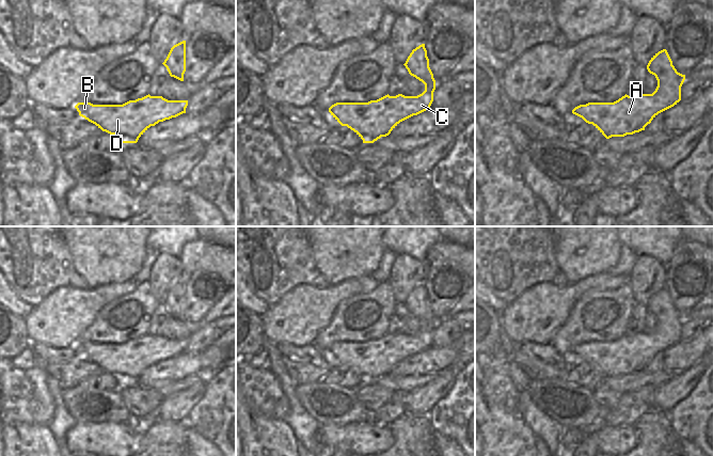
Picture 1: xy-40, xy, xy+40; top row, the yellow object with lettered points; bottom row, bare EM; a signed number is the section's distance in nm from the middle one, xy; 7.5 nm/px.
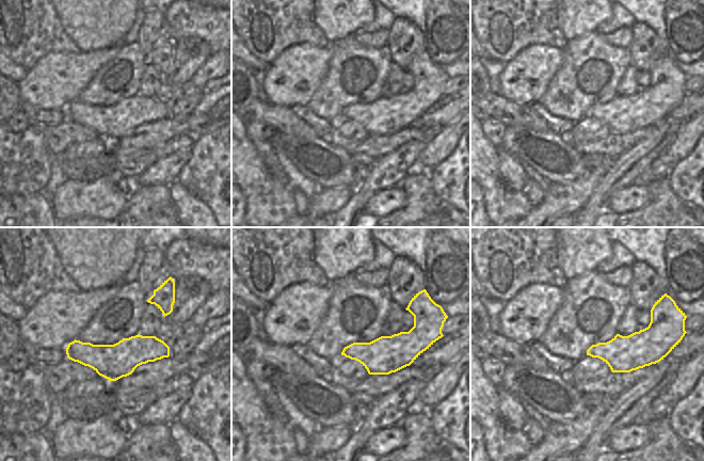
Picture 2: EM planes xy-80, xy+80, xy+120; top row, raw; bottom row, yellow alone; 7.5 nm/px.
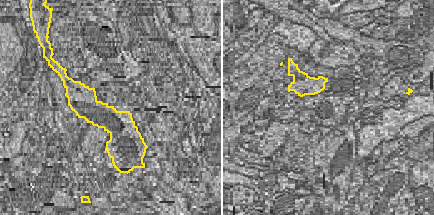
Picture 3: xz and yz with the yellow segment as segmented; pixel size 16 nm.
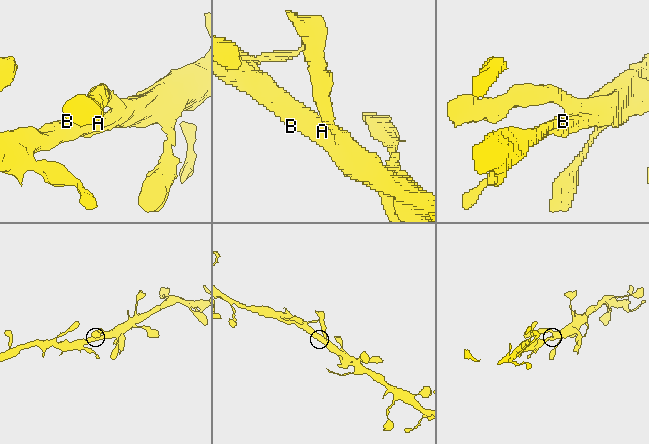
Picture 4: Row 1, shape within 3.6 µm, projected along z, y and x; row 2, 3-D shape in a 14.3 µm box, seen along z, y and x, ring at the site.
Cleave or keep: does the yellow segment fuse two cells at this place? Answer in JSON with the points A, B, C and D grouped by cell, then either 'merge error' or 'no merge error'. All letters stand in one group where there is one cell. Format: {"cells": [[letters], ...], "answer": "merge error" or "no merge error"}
{"cells": [["A", "B", "C", "D"]], "answer": "no merge error"}

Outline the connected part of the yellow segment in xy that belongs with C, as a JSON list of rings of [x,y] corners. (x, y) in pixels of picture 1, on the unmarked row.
[[[425,283],[413,288],[403,304],[411,315],[425,324],[422,333],[387,333],[368,342],[336,342],[329,347],[329,351],[342,365],[353,369],[363,382],[374,382],[389,375],[400,361],[428,349],[433,341],[435,319]]]

